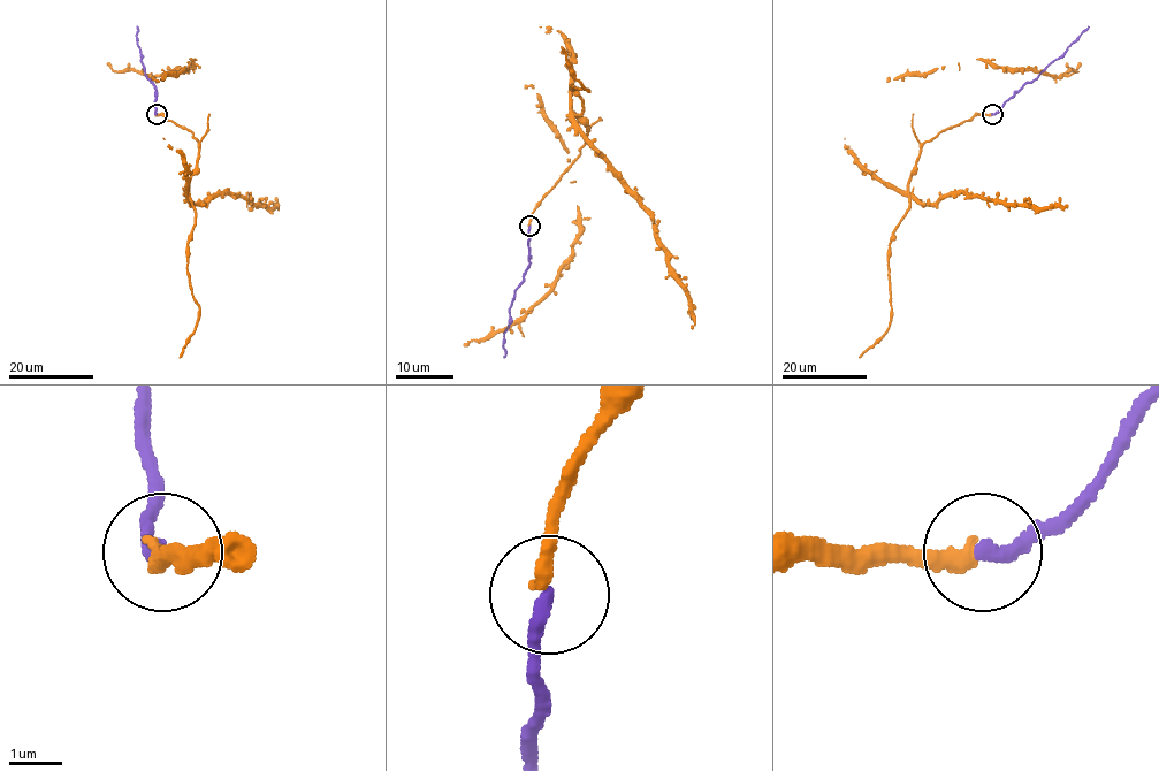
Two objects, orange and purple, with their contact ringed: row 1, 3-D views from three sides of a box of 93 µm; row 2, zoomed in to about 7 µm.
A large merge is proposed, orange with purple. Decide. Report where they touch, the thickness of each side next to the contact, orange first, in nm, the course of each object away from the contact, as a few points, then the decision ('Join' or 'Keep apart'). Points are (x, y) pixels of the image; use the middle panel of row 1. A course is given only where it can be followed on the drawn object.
Place: (530, 226). Thickness 320 nm (orange) against 280 nm. Course of orange: (530, 226), (586, 143), (574, 114), (650, 218), (691, 328). Course of purple: (530, 226), (530, 267), (517, 288), (510, 308), (504, 357). Join

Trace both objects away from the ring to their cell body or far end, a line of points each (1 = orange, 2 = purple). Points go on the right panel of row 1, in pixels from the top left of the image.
1: (991, 114), (976, 114), (927, 140), (909, 191), (924, 203), (958, 193), (1011, 204), (1067, 207)
2: (991, 114), (1037, 77), (1088, 25)

